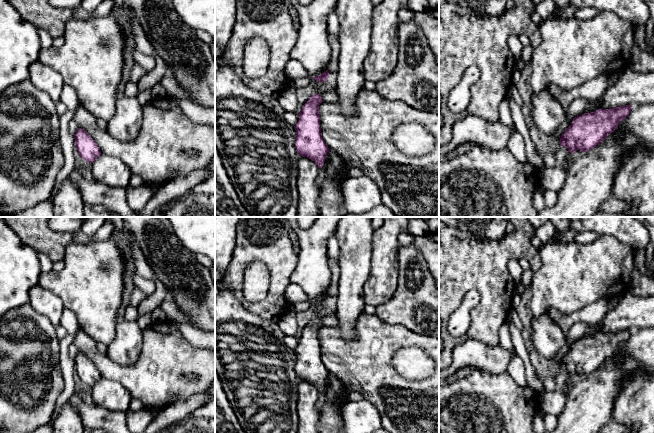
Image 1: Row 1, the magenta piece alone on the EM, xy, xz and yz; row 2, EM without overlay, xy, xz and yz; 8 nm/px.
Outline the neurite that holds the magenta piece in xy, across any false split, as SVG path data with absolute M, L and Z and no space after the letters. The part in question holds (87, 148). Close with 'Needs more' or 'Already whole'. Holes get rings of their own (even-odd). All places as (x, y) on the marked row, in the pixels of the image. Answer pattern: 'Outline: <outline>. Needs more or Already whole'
Outline: M82 128L74 135L76 150L81 158L91 164L102 154L96 142Z. Already whole

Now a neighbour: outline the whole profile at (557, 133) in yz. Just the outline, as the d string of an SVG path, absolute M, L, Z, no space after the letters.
M567 115L567 118L564 123L559 125L551 134L551 138L554 142L559 142L562 134L565 132L565 130L571 125L573 119L577 116L570 116Z

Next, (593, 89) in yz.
M605 73L573 90L562 90L556 85L548 85L547 92L557 100L567 114L569 105L577 98L596 100L614 83L616 74Z

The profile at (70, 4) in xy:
M49 0L51 6L56 8L68 8L68 9L75 9L79 7L82 0Z

